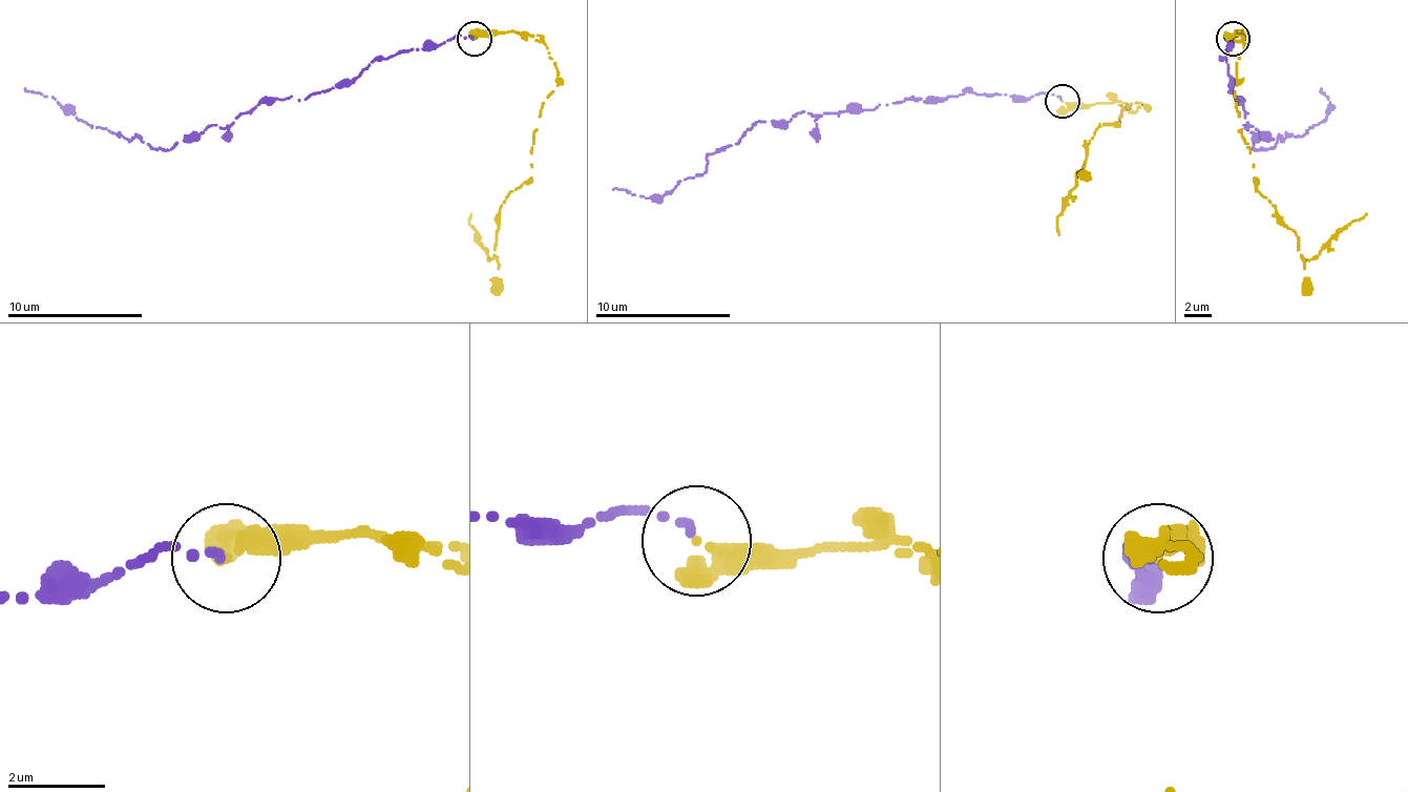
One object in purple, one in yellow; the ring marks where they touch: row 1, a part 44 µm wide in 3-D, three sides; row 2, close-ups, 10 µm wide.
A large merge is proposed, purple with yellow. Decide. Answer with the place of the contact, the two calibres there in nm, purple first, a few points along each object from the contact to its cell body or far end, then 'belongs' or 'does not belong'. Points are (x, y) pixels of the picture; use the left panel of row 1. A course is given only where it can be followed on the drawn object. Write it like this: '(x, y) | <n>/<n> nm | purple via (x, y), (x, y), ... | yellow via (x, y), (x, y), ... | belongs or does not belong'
(474, 38) | 110/220 nm | purple via (471, 39), (377, 56), (329, 90), (261, 100), (228, 127), (214, 124), (170, 148), (119, 138), (24, 86) | yellow via (475, 39), (526, 33), (546, 46), (557, 86), (488, 259), (471, 212) | belongs

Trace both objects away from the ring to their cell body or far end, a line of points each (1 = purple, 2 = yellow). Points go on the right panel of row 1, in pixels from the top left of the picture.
1: (1232, 39), (1225, 36), (1225, 56), (1253, 148), (1300, 138), (1324, 121), (1330, 104), (1320, 86)
2: (1232, 39), (1236, 33), (1242, 46), (1236, 104), (1253, 179), (1297, 236), (1300, 253), (1306, 259), (1368, 212)

